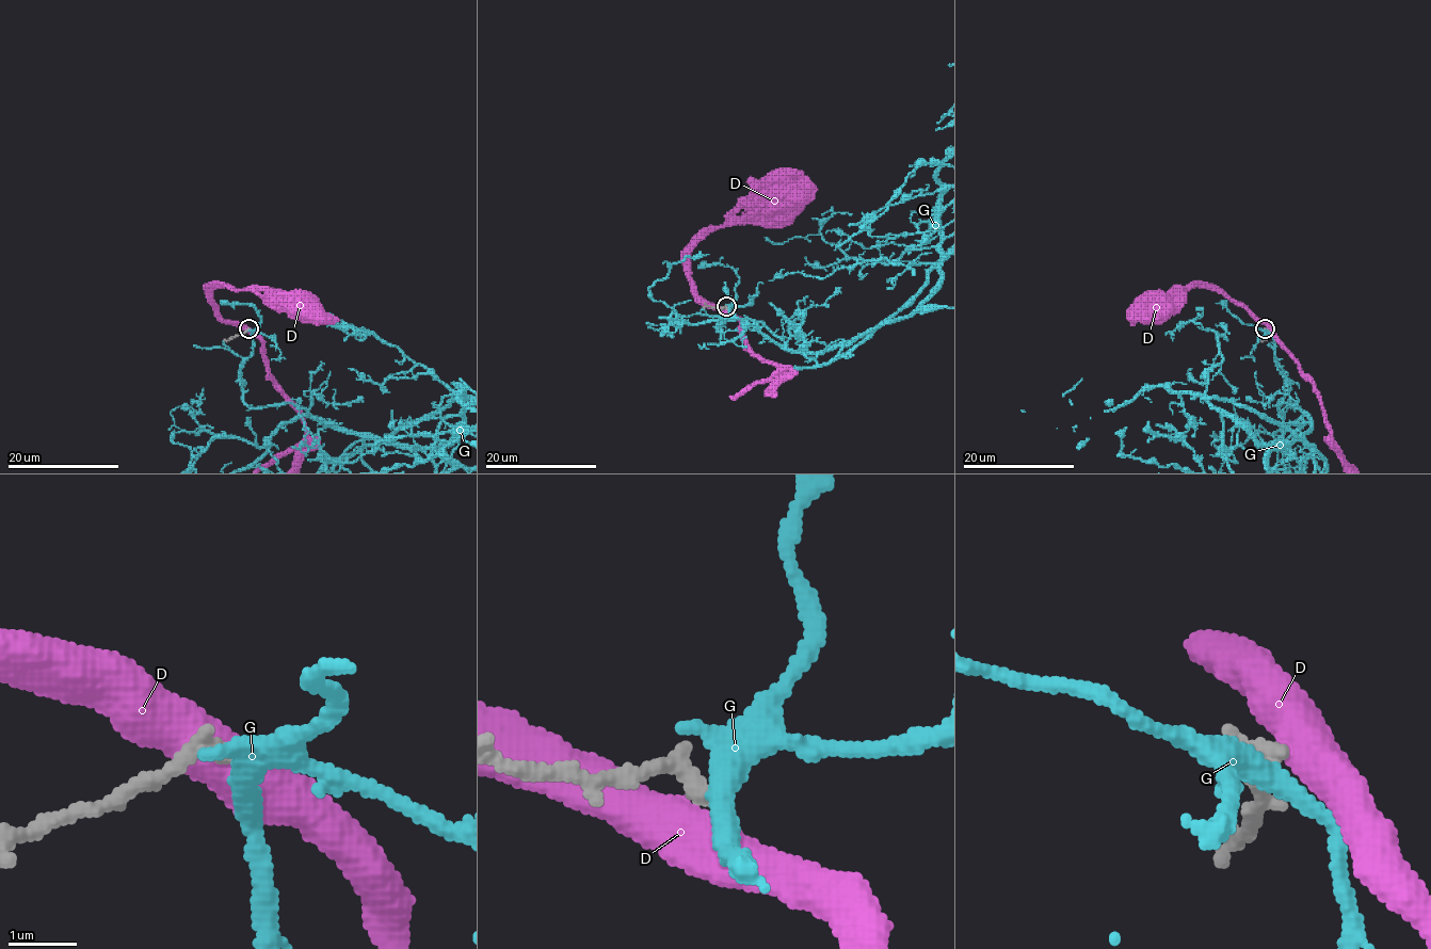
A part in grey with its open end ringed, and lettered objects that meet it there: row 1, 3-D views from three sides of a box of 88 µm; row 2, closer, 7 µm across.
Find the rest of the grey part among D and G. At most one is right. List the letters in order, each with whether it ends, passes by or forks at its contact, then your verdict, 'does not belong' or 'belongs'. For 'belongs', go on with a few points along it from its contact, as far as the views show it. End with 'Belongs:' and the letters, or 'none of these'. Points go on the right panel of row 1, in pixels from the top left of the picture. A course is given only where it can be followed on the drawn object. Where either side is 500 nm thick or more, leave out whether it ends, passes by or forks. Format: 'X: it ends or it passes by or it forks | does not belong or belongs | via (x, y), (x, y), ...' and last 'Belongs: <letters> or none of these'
D: does not belong
G: it passes by | does not belong
Belongs: none of these

